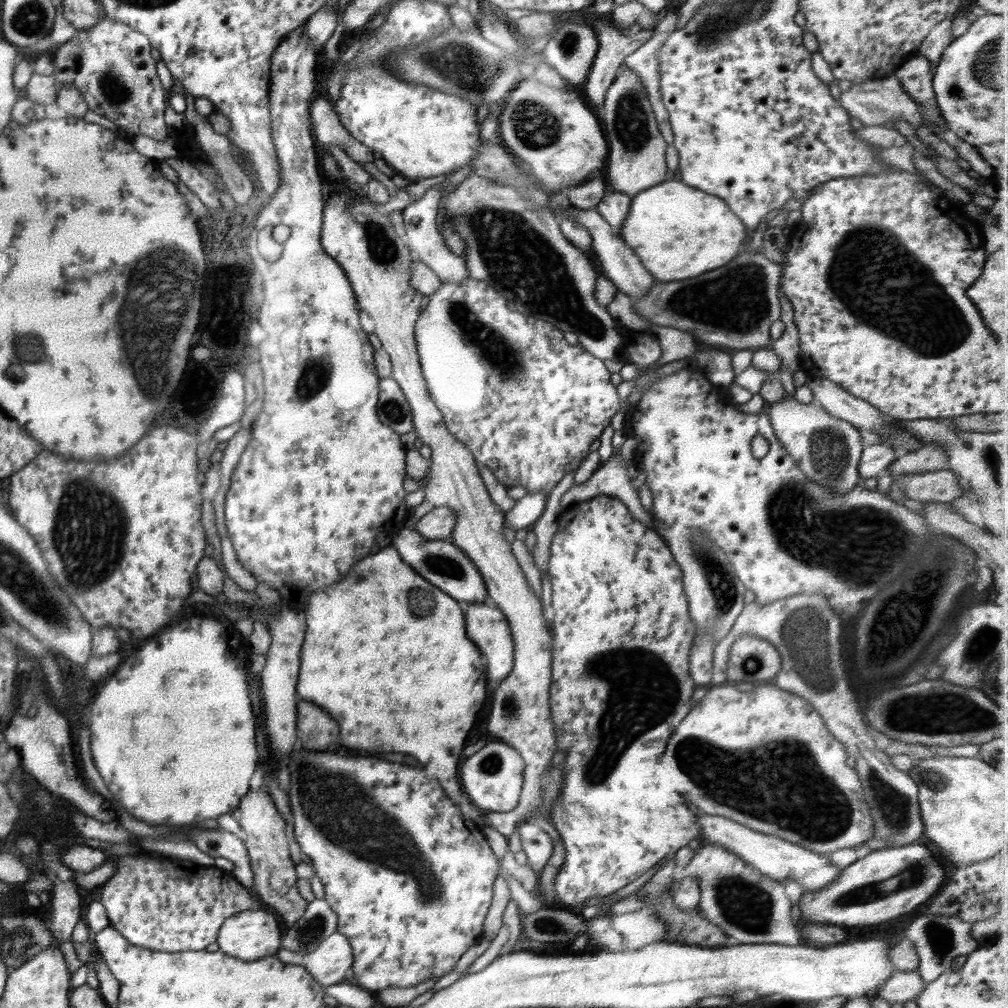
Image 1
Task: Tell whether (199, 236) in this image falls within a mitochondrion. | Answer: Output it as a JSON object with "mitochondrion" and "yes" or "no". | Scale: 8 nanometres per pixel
{"mitochondrion":"no"}

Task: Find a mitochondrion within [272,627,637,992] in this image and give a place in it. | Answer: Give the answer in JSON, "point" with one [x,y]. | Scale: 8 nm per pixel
{"point":[351,837]}

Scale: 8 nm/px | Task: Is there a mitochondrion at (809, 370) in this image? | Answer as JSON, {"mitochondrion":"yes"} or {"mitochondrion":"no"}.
{"mitochondrion":"no"}

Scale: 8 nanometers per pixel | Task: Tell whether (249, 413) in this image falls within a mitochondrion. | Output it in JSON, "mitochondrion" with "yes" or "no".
{"mitochondrion":"no"}

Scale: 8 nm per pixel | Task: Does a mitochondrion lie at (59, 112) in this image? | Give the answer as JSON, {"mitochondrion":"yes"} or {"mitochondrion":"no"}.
{"mitochondrion":"no"}

